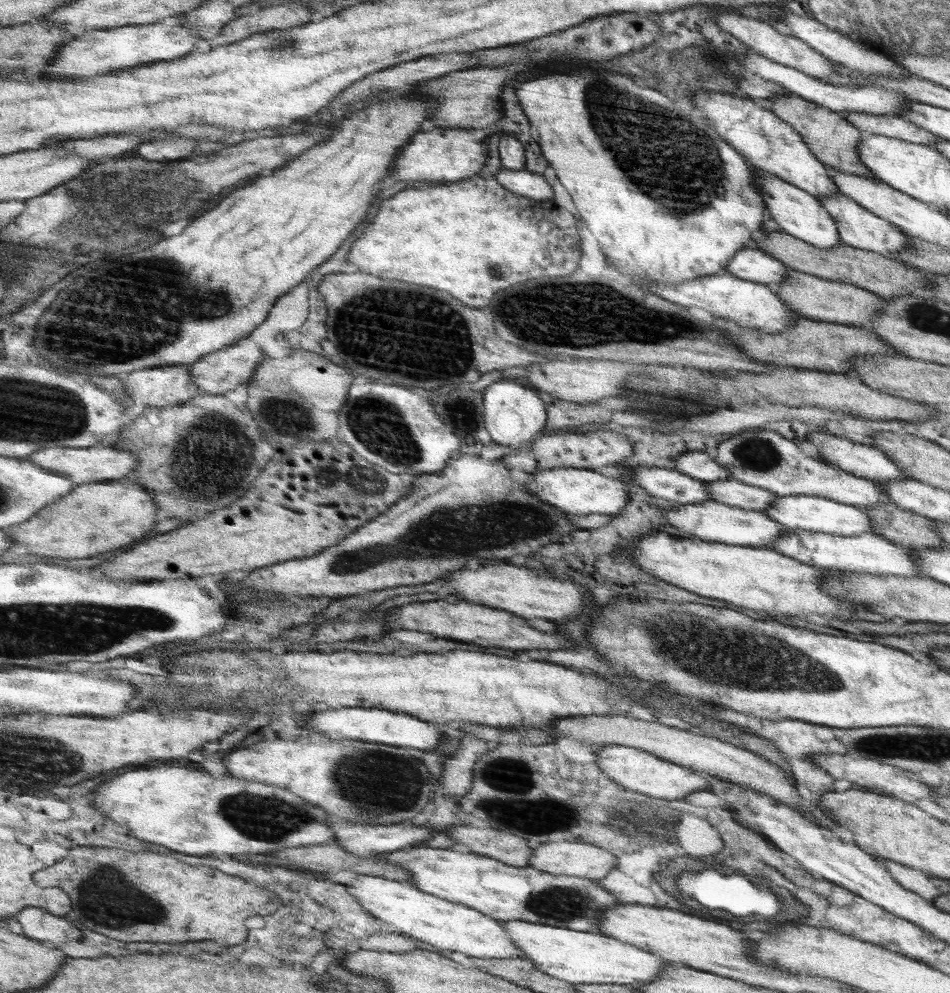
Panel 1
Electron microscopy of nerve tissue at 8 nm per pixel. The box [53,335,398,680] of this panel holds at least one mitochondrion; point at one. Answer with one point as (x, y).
(208, 461)

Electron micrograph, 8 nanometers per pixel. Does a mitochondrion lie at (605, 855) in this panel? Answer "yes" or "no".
no

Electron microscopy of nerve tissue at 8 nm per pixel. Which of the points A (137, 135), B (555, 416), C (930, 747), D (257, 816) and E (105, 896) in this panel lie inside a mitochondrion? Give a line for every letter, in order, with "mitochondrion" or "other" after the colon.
A: other
B: other
C: mitochondrion
D: mitochondrion
E: mitochondrion

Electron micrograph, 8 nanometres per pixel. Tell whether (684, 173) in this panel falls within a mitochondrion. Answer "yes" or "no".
yes

